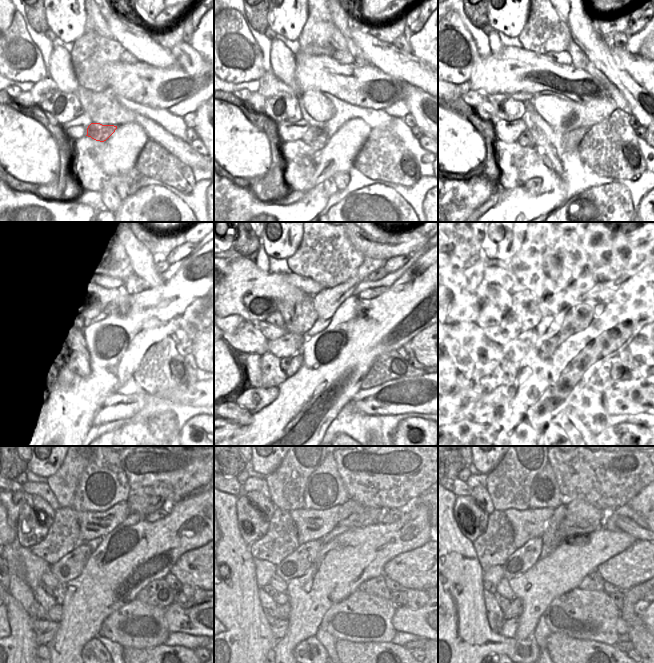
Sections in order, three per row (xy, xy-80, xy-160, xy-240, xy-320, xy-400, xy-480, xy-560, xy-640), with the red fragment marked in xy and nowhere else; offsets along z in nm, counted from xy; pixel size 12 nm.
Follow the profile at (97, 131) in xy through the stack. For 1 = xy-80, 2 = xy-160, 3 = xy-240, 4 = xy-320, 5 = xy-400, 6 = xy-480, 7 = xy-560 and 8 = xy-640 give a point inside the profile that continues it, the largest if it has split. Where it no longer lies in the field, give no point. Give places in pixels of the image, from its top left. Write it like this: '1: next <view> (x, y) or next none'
1: next xy-80 (315, 136)
2: next xy-160 (526, 139)
3: next xy-240 (80, 366)
4: next xy-320 (297, 360)
5: next xy-400 (513, 366)
6: next xy-480 (59, 594)
7: next xy-560 (280, 598)
8: next xy-640 (504, 603)

